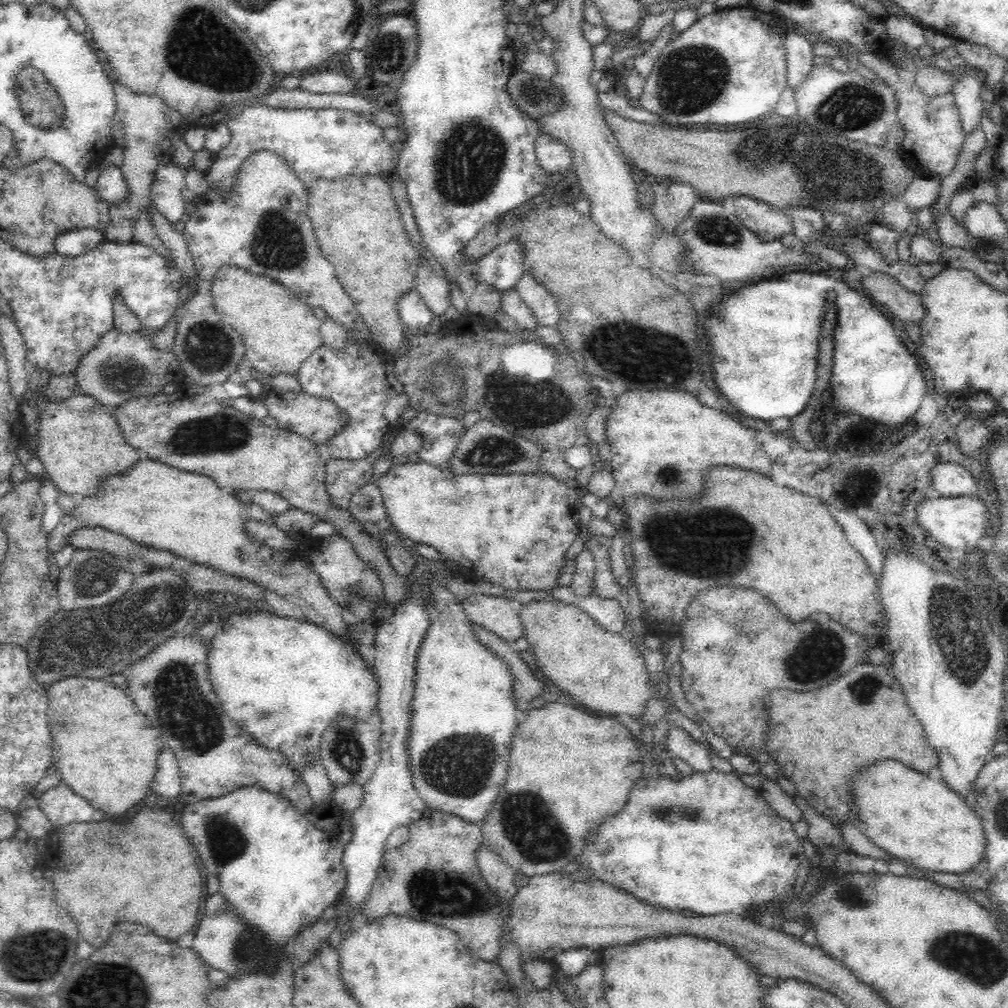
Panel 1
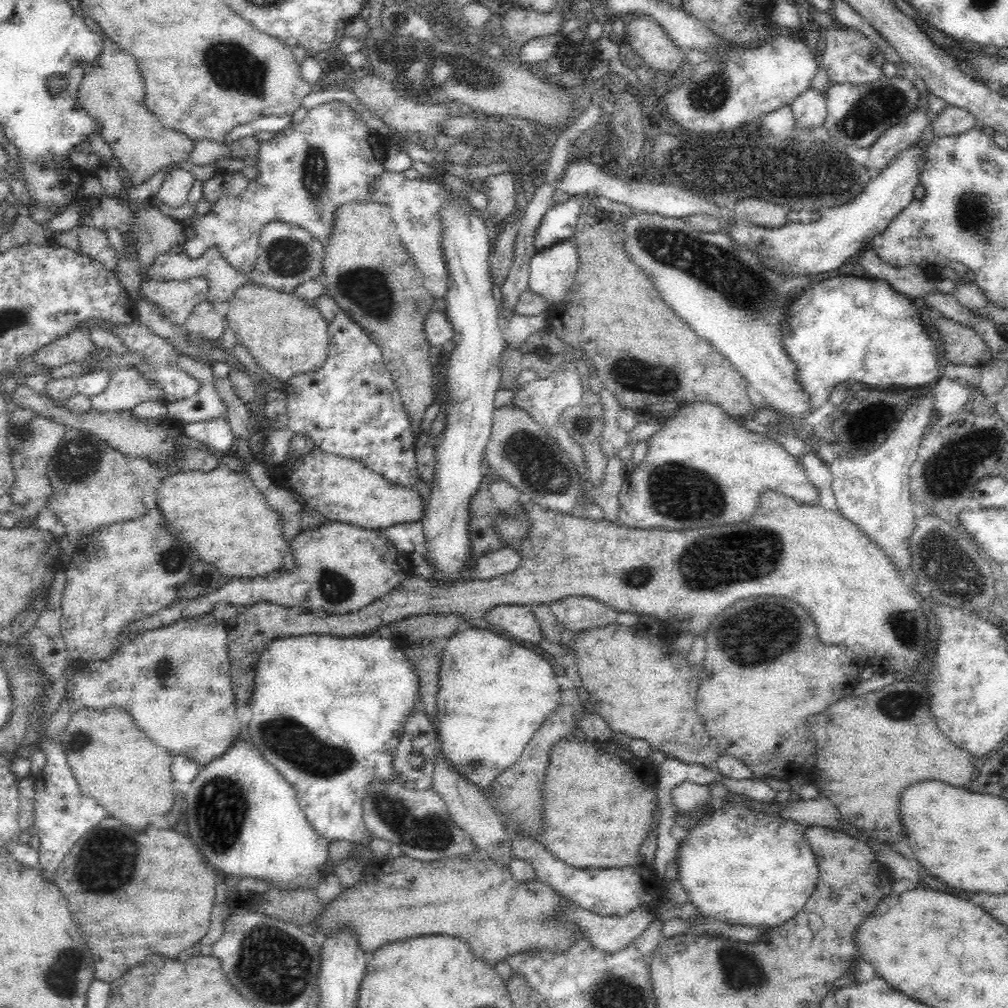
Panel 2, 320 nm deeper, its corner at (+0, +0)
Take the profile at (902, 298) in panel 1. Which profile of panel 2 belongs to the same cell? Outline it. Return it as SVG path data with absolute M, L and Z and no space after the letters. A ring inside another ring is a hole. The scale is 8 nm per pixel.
M940 314L933 321L944 342L946 358L954 367L983 367L993 359L990 348L974 329Z

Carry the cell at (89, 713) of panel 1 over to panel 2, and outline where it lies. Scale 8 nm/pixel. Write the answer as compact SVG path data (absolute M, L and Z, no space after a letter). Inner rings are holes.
M110 707L105 711L88 708L75 710L68 726L58 737L80 790L86 796L98 801L98 804L102 804L112 818L118 818L124 824L132 826L132 830L140 832L146 830L154 814L168 814L172 810L174 792L172 792L173 776L170 772L170 762L174 755L168 749L152 742L122 707Z

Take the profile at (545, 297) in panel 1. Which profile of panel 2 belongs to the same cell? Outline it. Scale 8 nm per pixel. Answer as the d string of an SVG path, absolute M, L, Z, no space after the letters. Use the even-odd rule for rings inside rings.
M570 238L537 251L529 262L529 289L555 305L565 300L580 270L579 248Z

